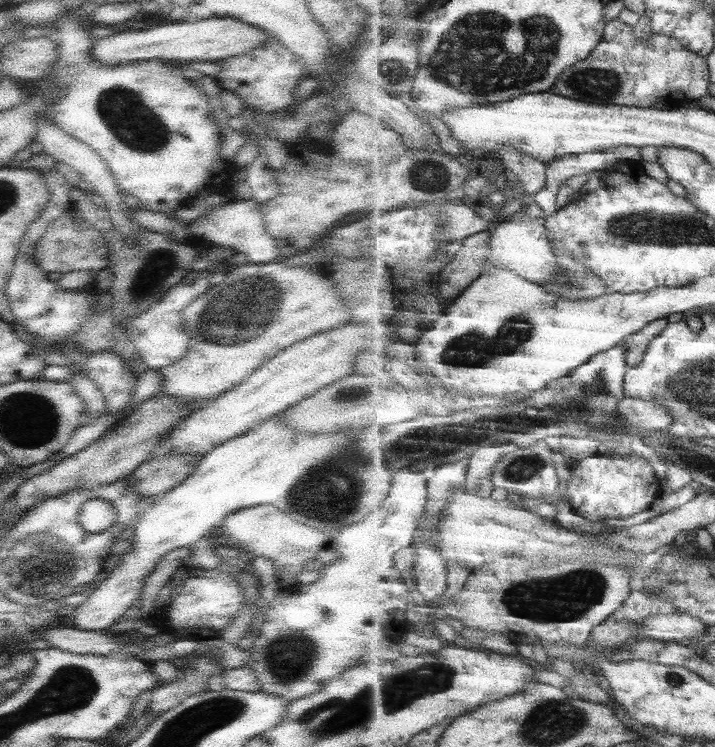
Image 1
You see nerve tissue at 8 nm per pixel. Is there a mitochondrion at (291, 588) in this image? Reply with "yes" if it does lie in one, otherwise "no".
no

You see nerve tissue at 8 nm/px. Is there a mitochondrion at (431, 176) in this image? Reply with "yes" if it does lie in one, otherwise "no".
yes

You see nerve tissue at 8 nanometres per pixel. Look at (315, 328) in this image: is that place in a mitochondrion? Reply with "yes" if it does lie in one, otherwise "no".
no

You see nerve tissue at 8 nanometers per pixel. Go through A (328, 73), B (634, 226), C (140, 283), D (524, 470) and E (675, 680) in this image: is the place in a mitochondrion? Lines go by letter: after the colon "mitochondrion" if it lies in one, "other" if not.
A: other
B: mitochondrion
C: mitochondrion
D: mitochondrion
E: mitochondrion

